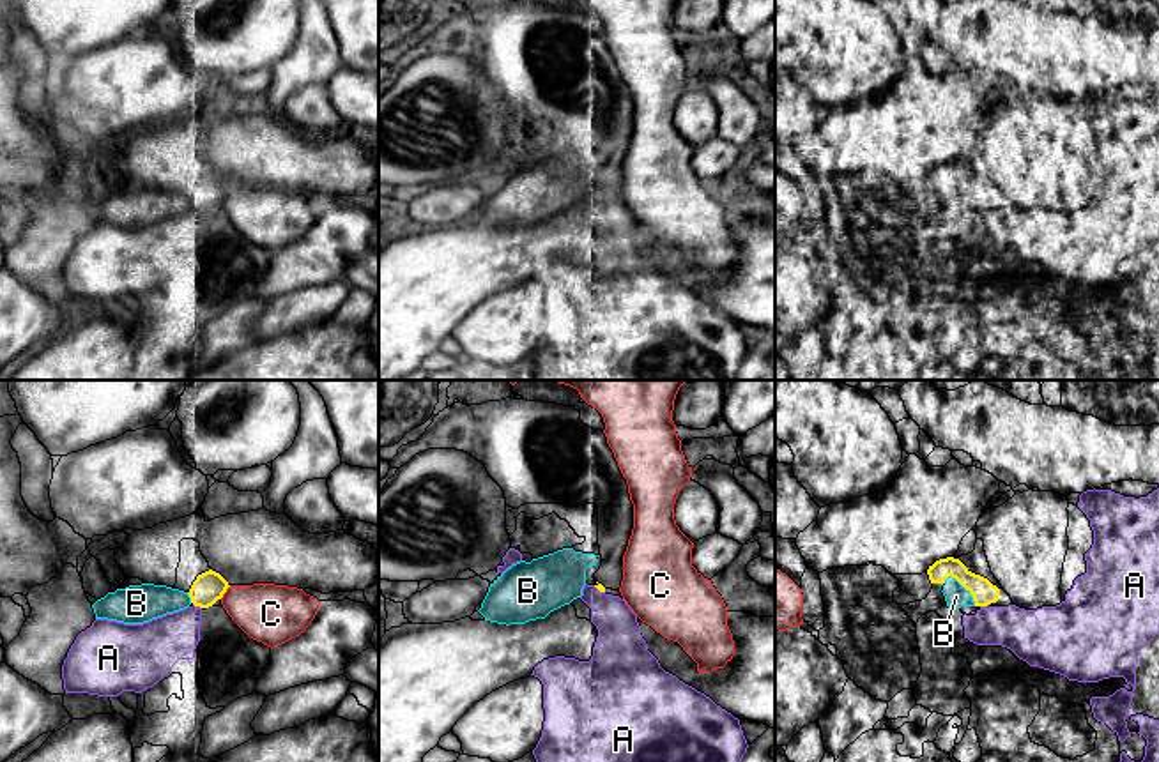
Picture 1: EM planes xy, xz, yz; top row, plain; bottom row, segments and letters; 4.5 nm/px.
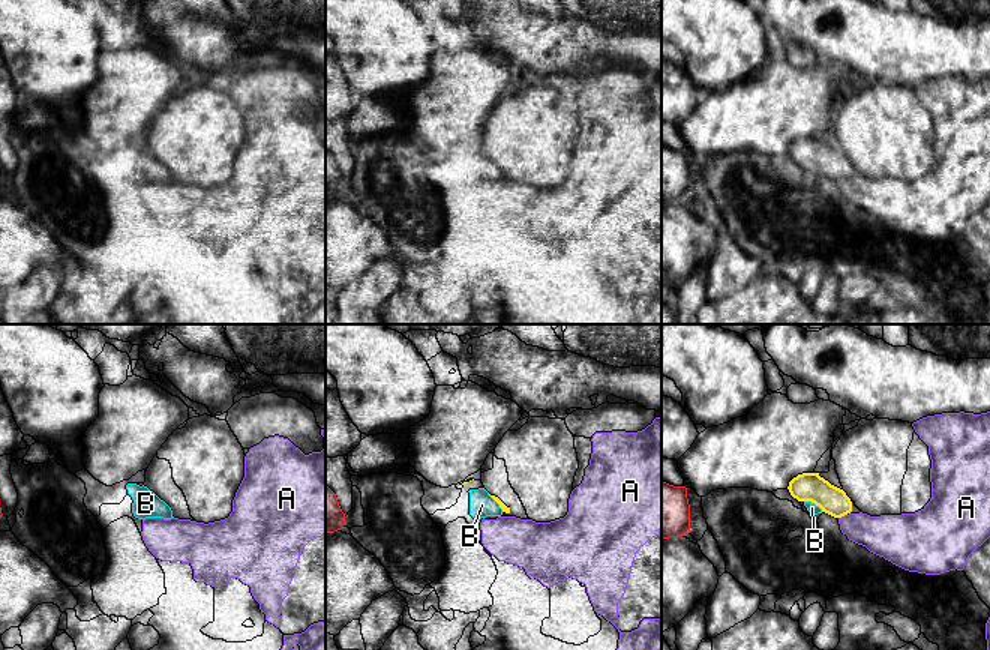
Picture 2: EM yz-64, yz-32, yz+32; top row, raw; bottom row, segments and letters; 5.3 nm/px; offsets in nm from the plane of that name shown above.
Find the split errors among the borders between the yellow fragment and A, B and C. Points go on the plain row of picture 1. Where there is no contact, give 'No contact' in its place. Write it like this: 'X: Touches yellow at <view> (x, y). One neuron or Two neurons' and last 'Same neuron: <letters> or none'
A: Touches yellow at xy (197, 209). Two neurons
B: Touches yellow at yz (963, 190). One neuron
C: Touches yellow at xy (225, 195). Two neurons
Same neuron: B

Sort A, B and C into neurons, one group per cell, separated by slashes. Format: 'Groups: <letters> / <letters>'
Groups: A / B / C

